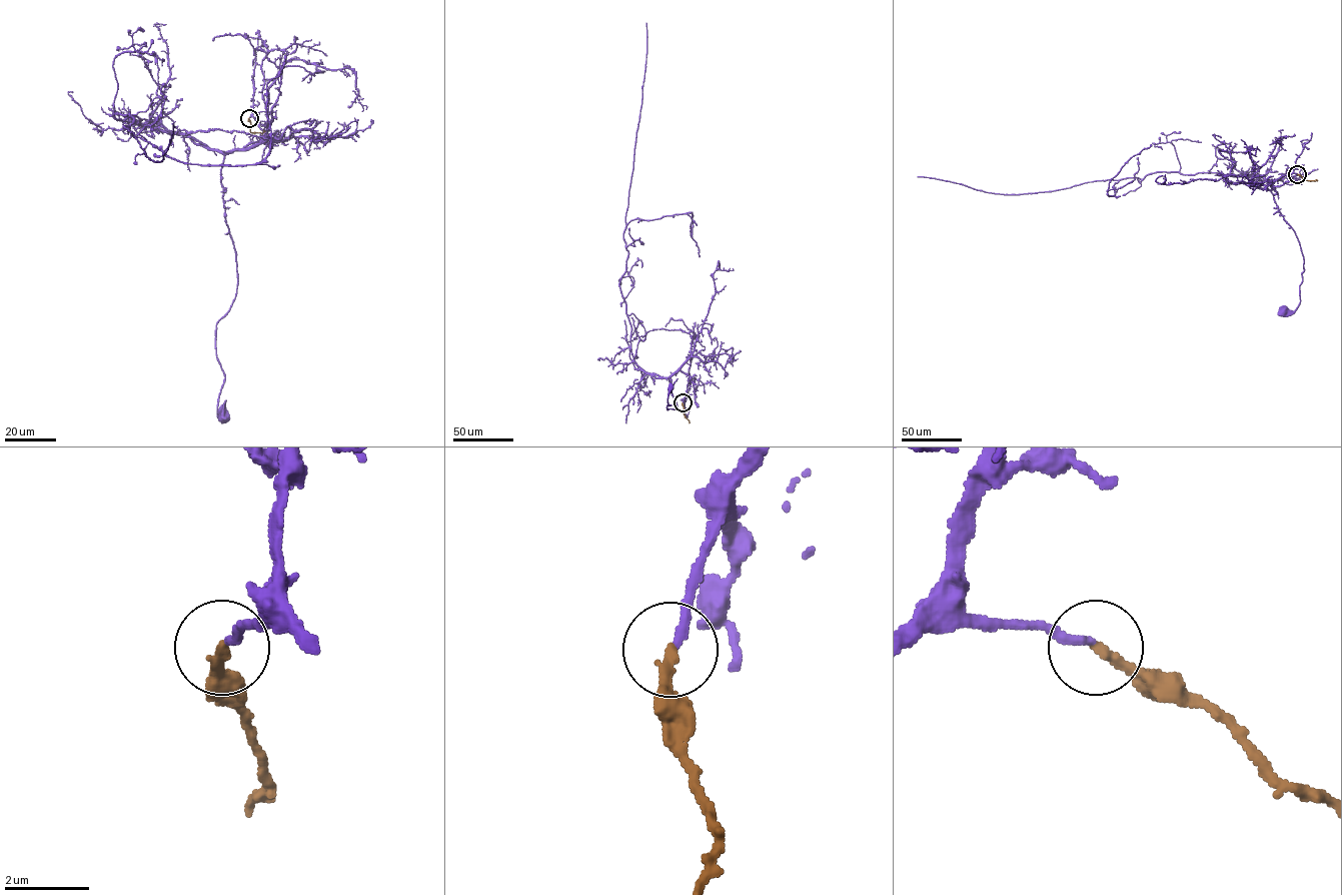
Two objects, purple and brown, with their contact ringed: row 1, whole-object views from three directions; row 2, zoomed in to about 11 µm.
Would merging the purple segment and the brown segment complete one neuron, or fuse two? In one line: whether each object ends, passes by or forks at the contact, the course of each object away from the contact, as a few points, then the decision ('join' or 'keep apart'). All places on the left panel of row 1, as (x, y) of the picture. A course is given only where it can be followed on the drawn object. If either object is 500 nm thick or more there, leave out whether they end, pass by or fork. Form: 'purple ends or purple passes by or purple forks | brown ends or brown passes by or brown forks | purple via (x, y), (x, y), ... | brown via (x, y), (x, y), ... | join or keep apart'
purple ends | brown ends | purple via (249, 117), (266, 135), (232, 149), (221, 170), (237, 274), (215, 331), (224, 418) | brown via (249, 118), (251, 132), (265, 131) | join

